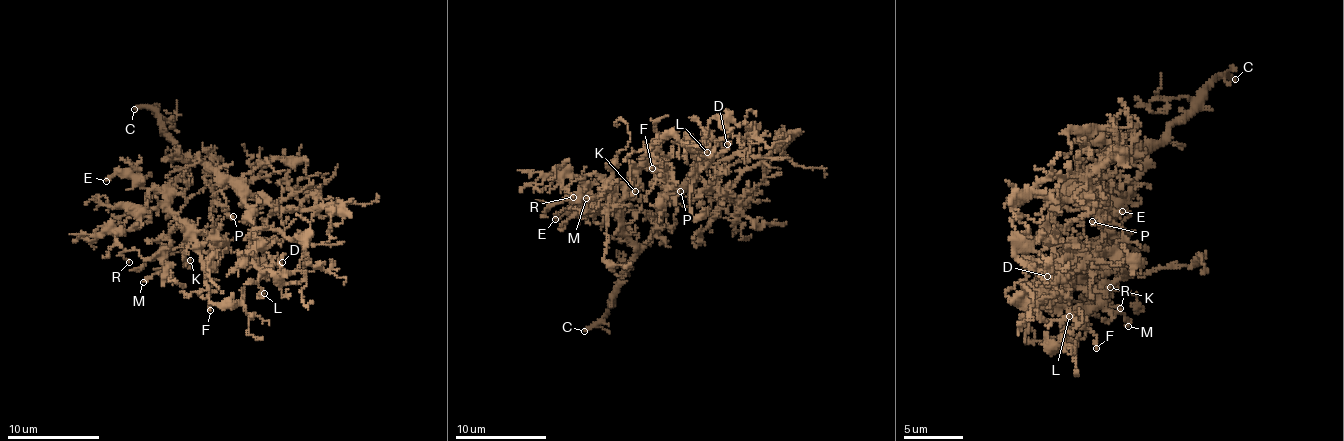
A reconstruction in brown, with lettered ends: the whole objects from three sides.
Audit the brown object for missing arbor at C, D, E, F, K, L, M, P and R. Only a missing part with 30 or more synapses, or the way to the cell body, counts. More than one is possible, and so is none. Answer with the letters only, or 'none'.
C

